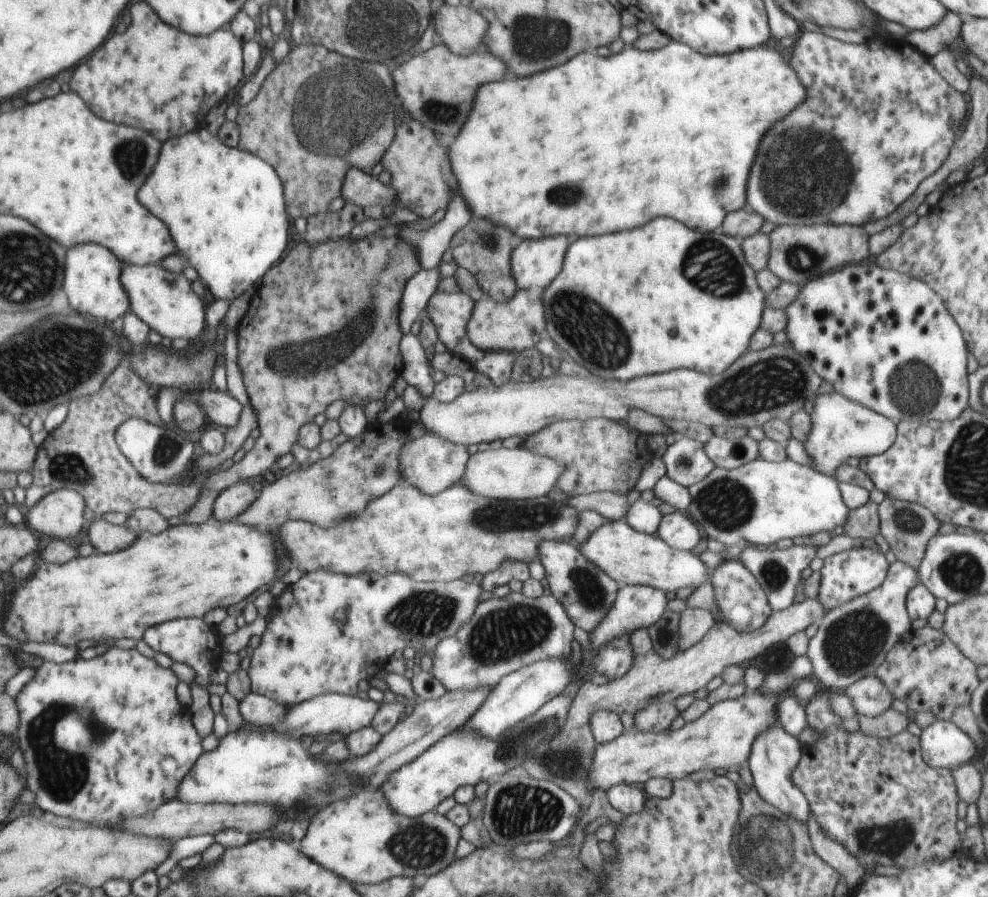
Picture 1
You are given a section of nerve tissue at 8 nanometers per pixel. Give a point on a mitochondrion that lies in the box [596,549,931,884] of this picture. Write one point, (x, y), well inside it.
(850, 644)

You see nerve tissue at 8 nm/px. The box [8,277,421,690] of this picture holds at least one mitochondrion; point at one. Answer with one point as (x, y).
(66, 467)

